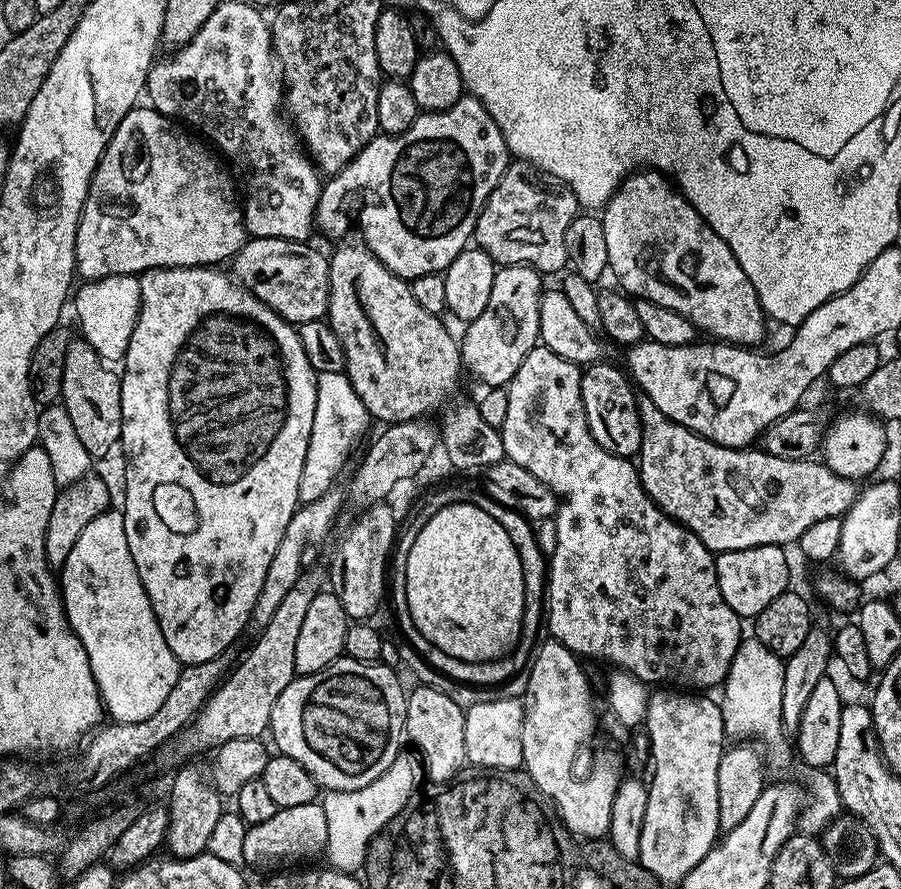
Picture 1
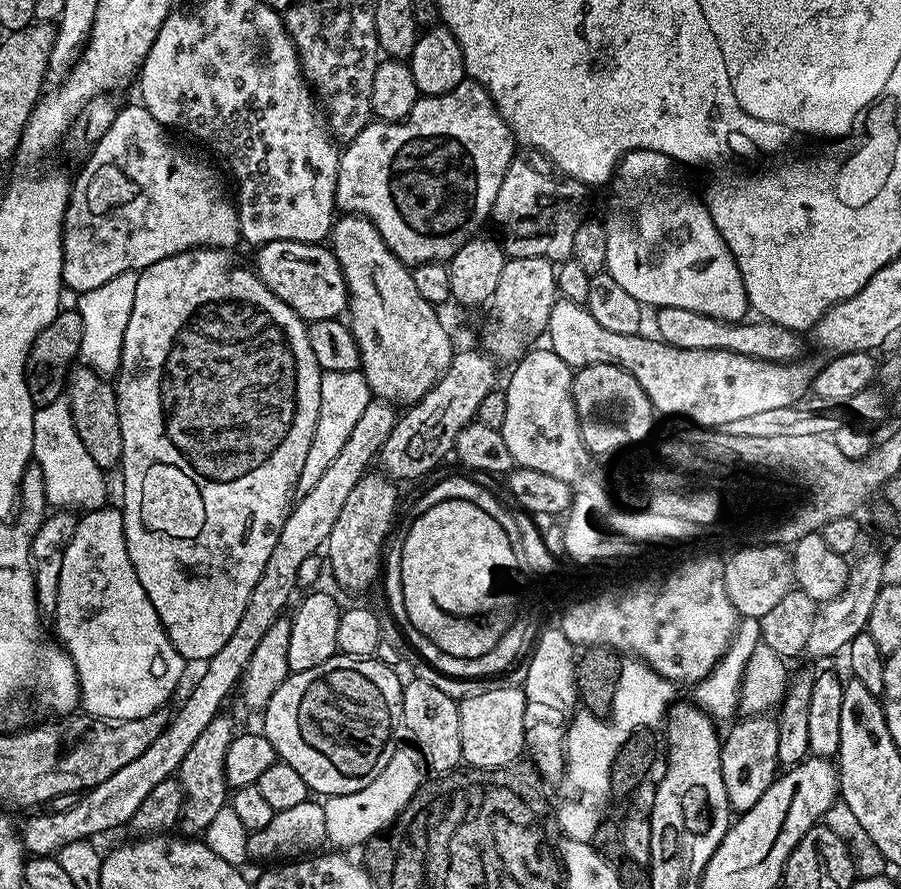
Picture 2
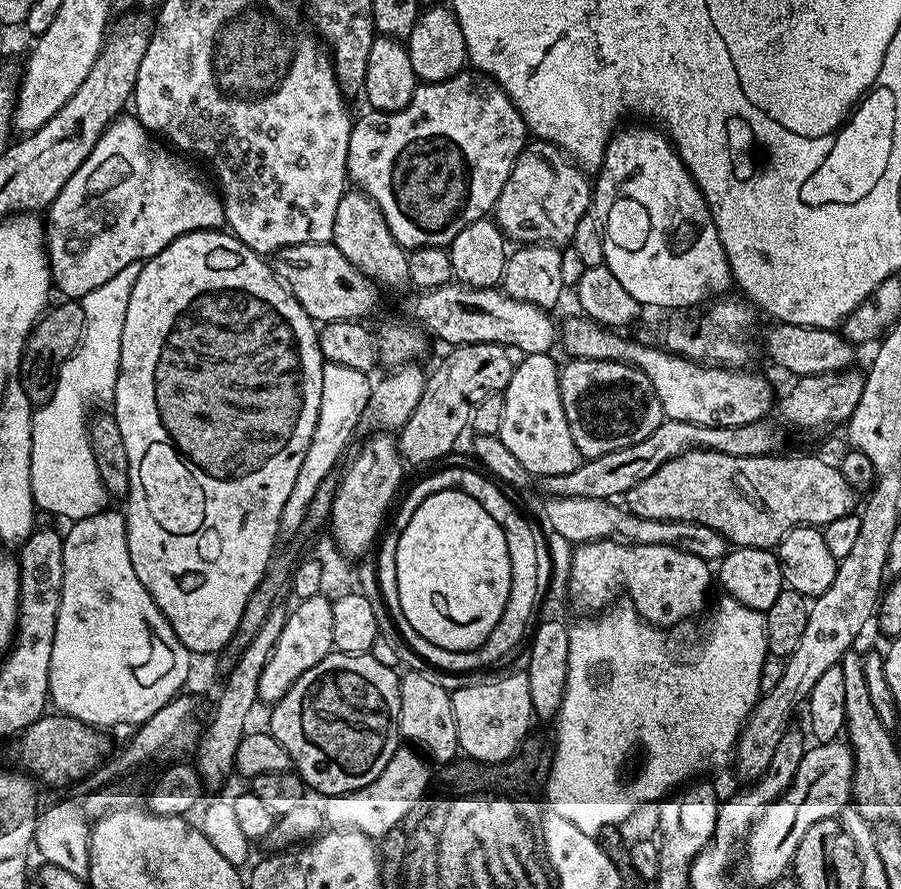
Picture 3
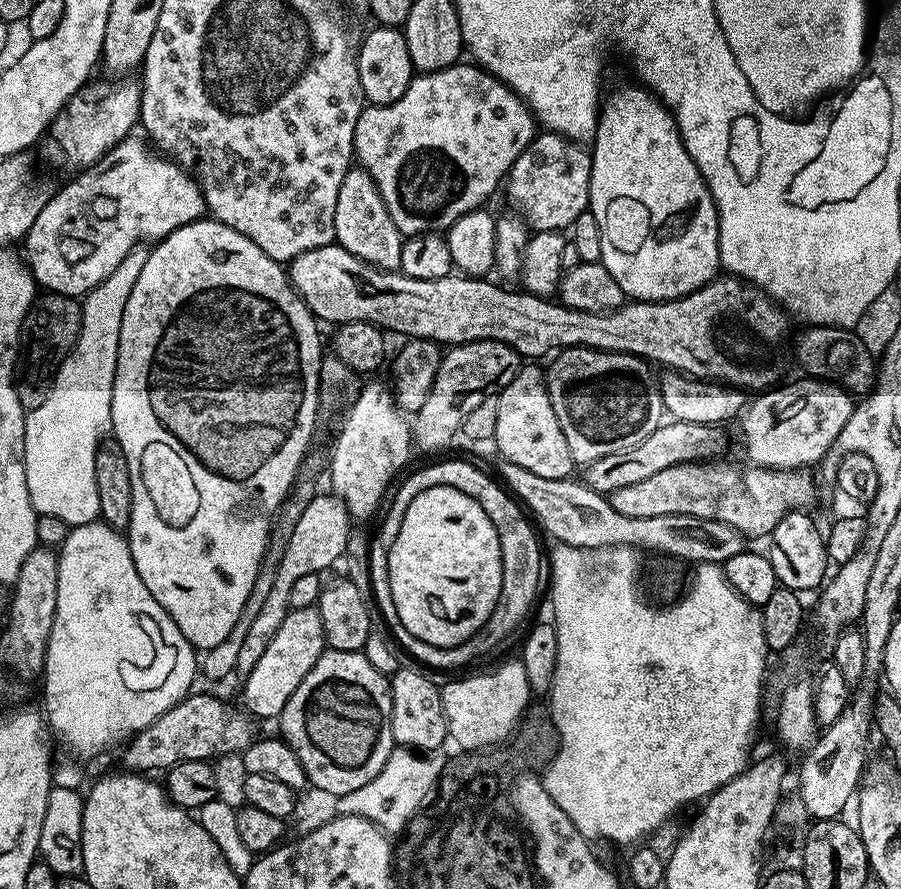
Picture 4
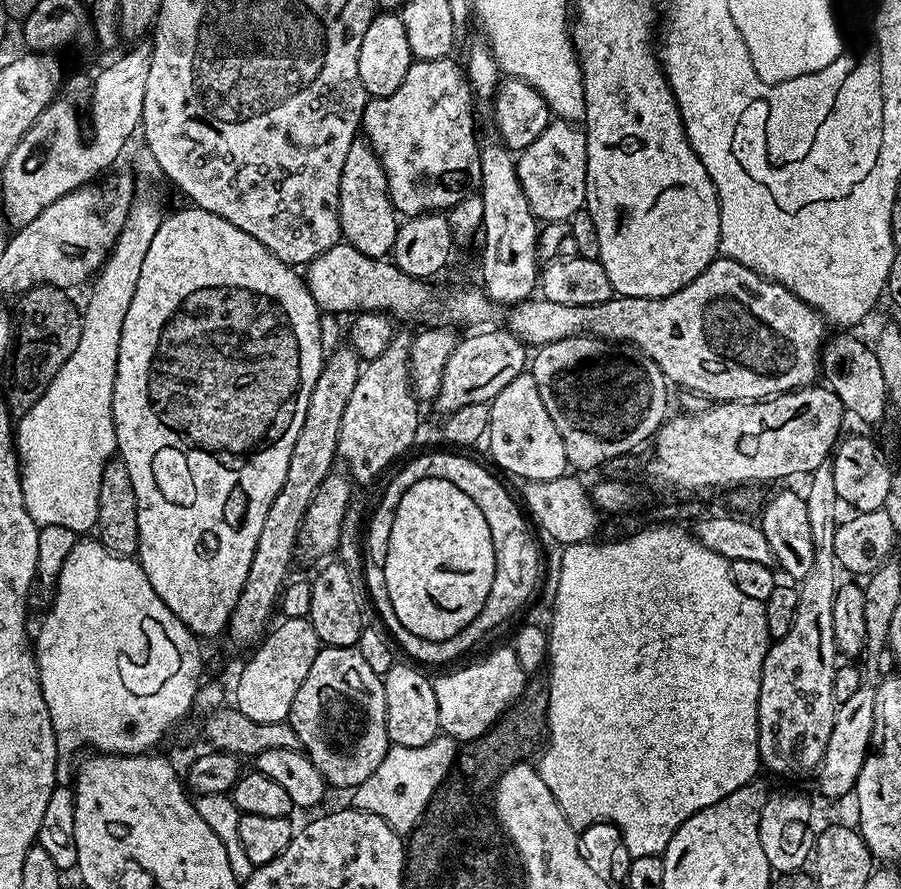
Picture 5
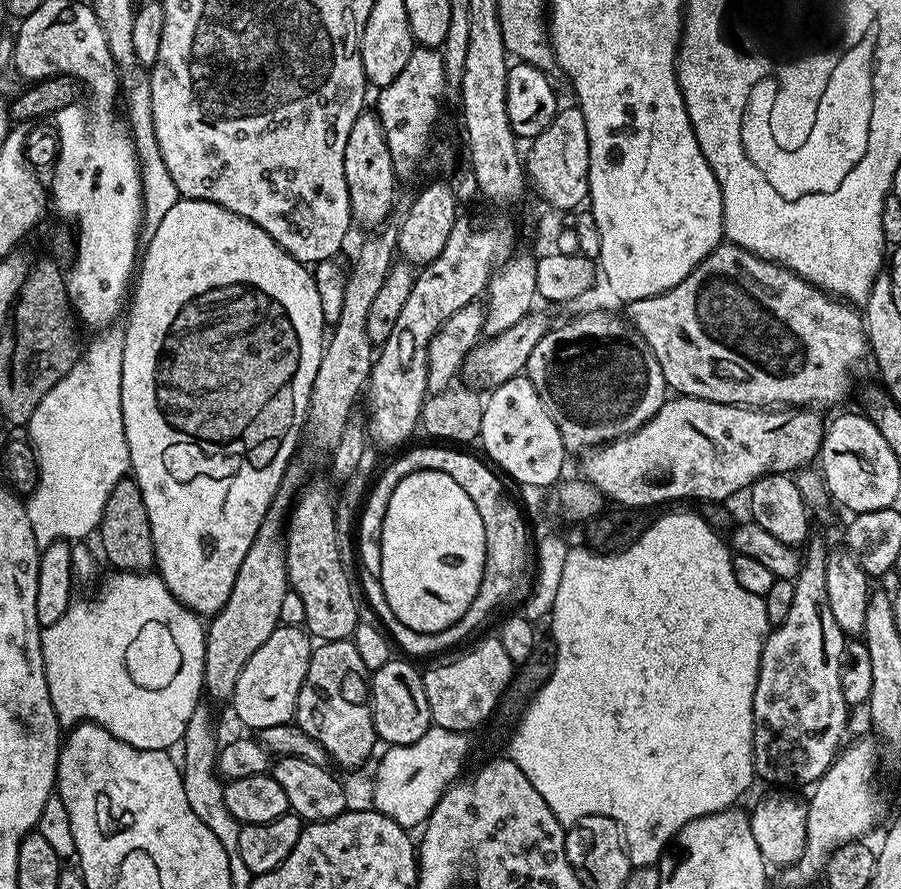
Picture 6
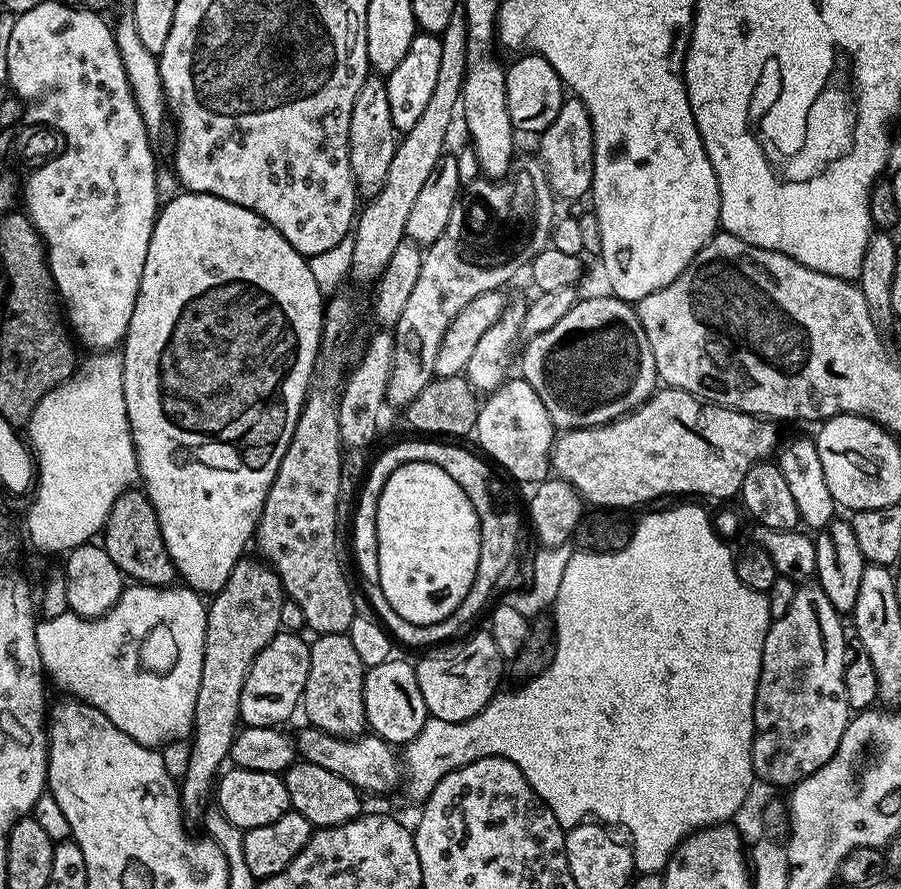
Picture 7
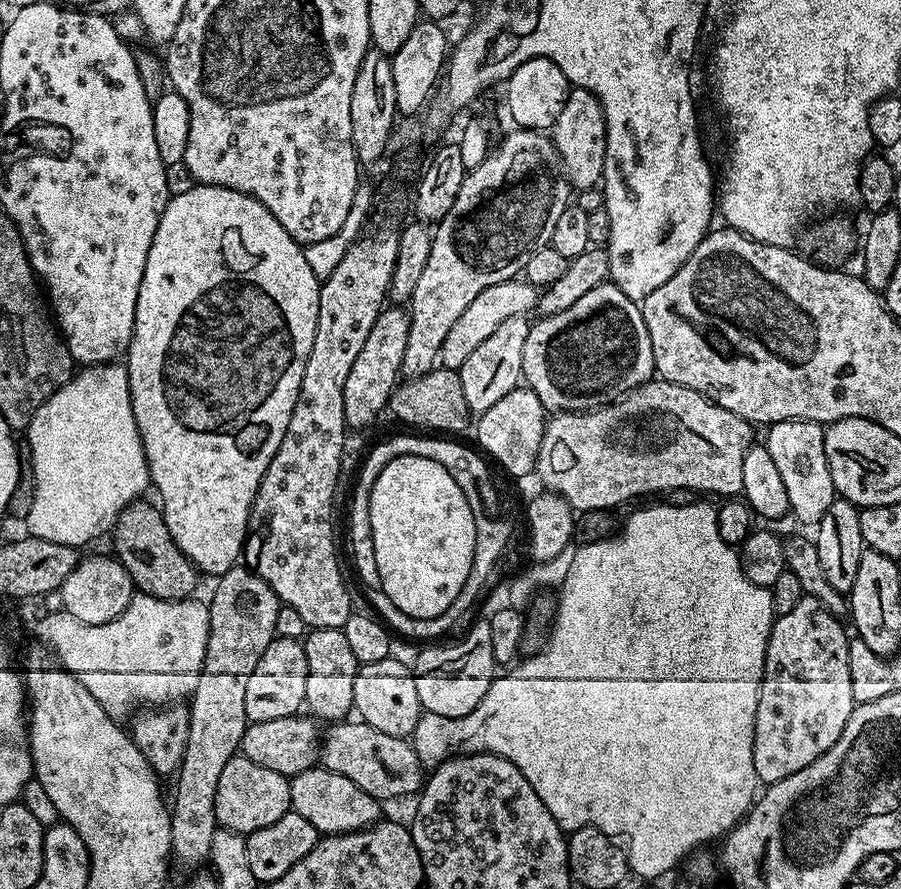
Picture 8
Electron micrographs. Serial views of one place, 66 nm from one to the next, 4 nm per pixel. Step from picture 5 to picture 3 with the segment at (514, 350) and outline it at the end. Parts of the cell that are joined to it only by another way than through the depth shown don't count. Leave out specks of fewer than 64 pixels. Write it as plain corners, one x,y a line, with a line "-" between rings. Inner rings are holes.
474,343
457,345
427,375
422,398
414,414
398,429
400,455
409,465
440,460
469,427
475,408
487,395
502,392
512,377
514,360
503,345
-
412,463
412,464
411,464

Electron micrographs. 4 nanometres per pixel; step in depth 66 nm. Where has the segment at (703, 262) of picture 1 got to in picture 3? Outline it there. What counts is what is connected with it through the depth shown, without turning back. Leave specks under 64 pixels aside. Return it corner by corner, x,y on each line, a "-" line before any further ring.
648,127
613,132
598,169
600,177
594,180
594,208
604,221
604,263
641,306
703,305
733,287
726,250
684,159
659,127

